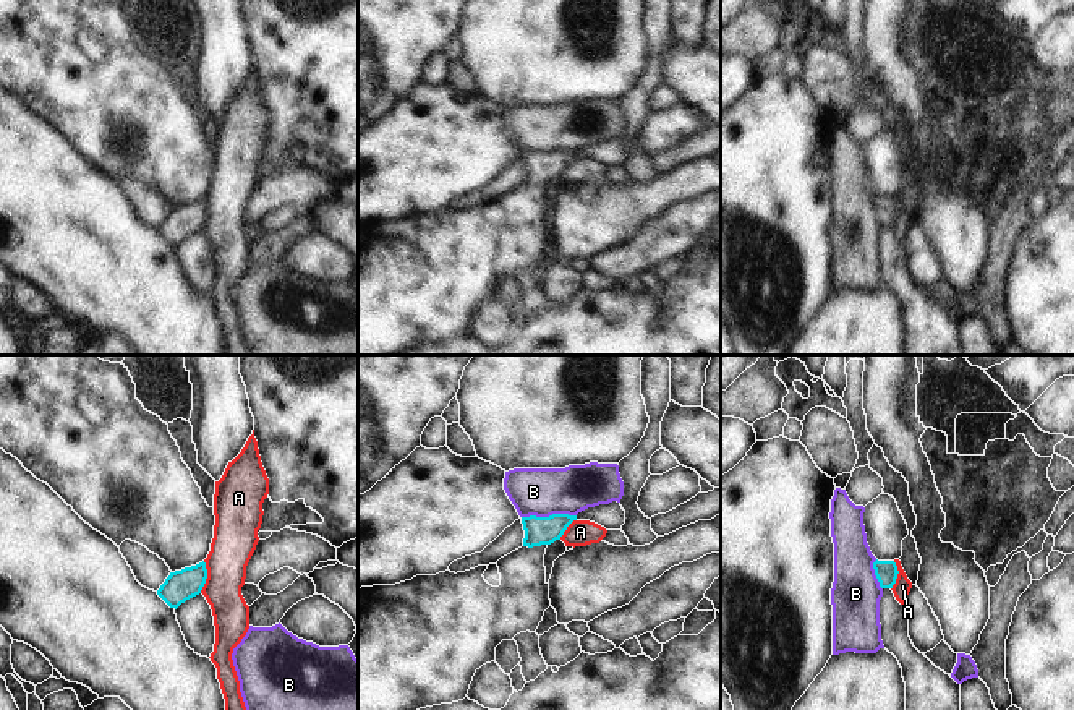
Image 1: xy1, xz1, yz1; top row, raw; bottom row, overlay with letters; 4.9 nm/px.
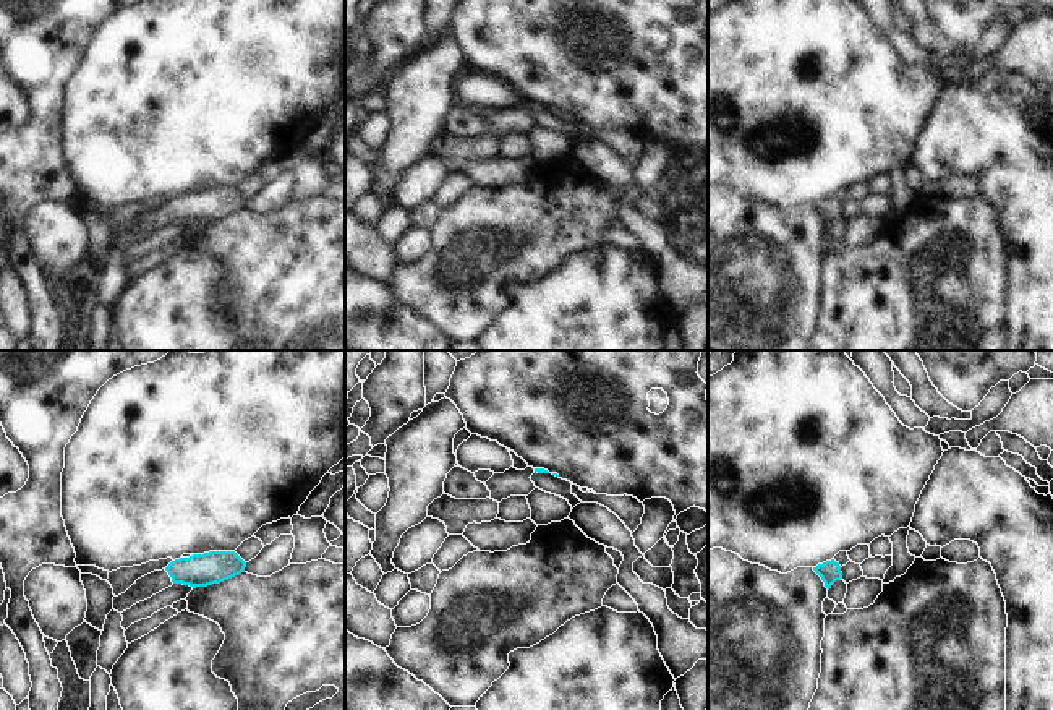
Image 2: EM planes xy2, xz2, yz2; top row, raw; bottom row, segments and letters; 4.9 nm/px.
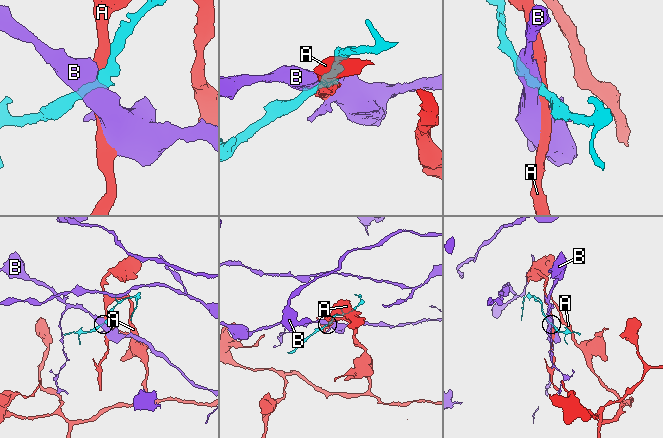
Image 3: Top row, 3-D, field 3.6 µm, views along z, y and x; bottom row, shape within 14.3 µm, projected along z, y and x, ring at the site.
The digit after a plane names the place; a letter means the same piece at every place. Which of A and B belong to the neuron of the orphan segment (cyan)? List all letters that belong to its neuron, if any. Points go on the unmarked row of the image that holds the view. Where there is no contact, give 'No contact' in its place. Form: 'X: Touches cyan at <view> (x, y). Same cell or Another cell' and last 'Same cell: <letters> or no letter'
A: Touches cyan at xy1 (206, 214). Another cell
B: Touches cyan at xz1 (549, 153). Another cell
Same cell: no letter.

